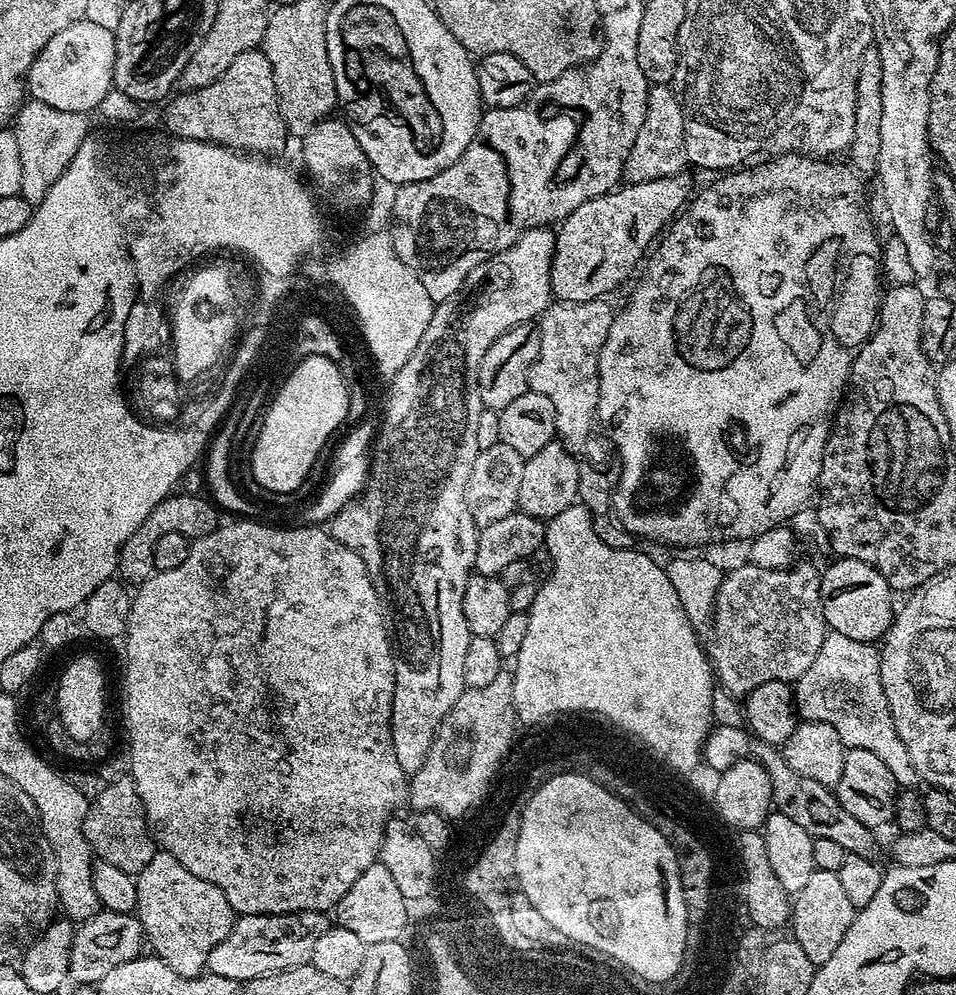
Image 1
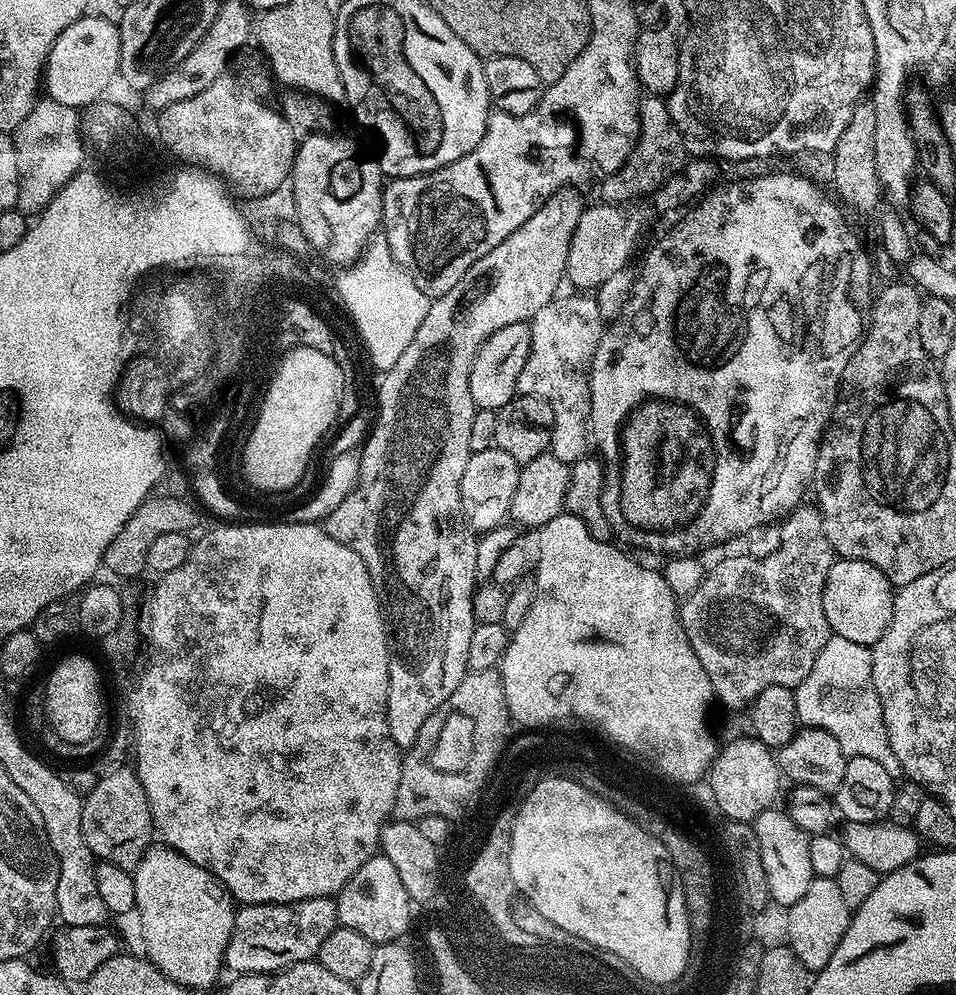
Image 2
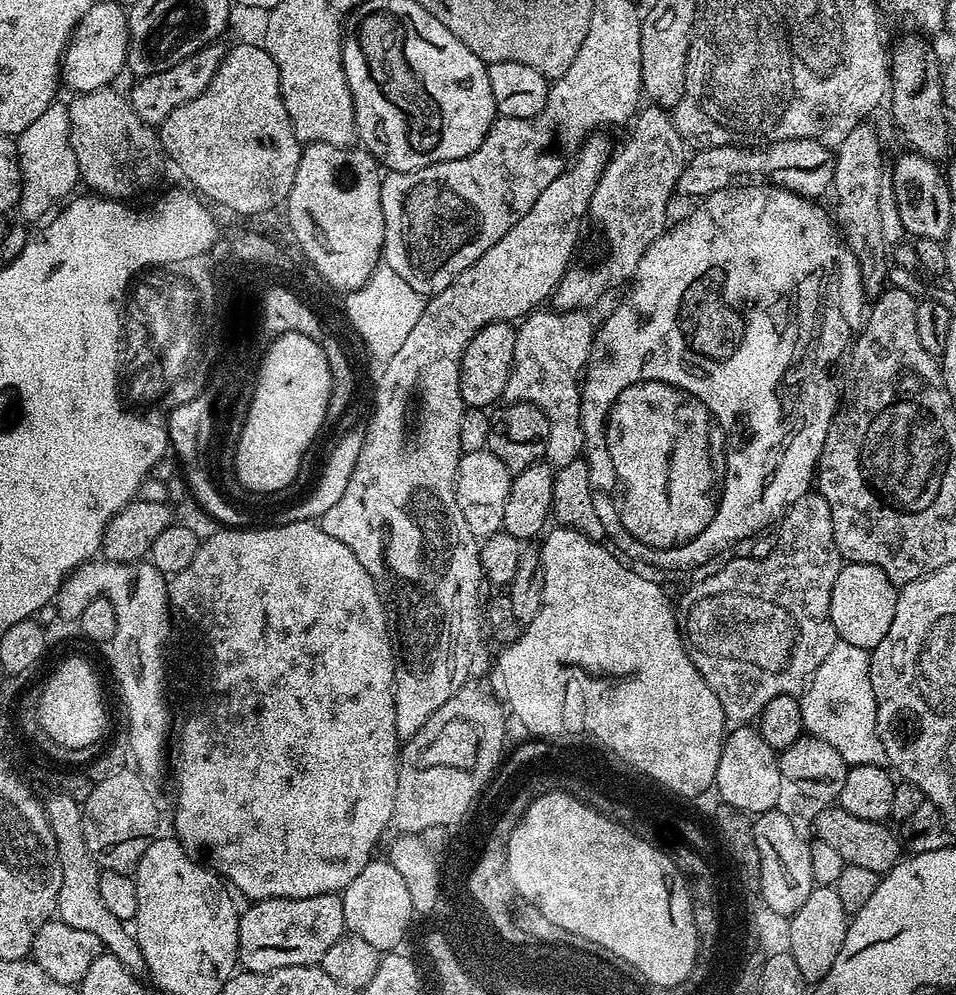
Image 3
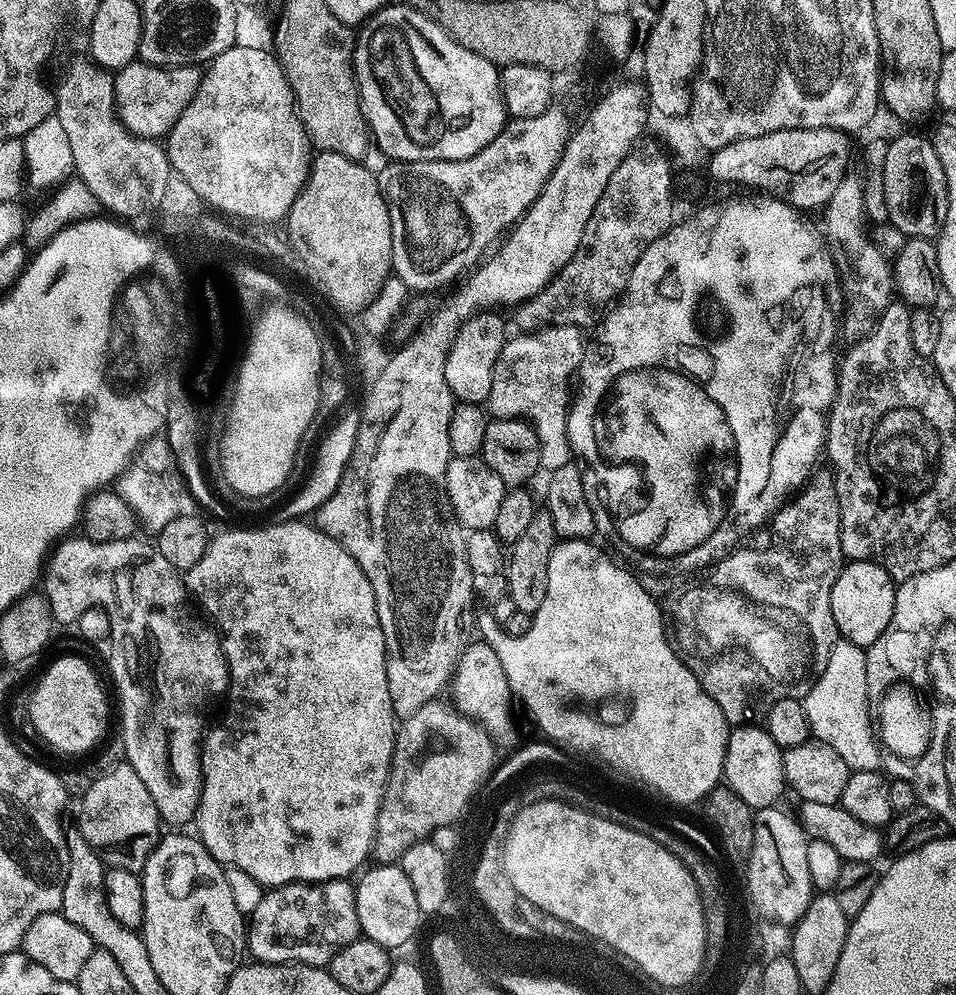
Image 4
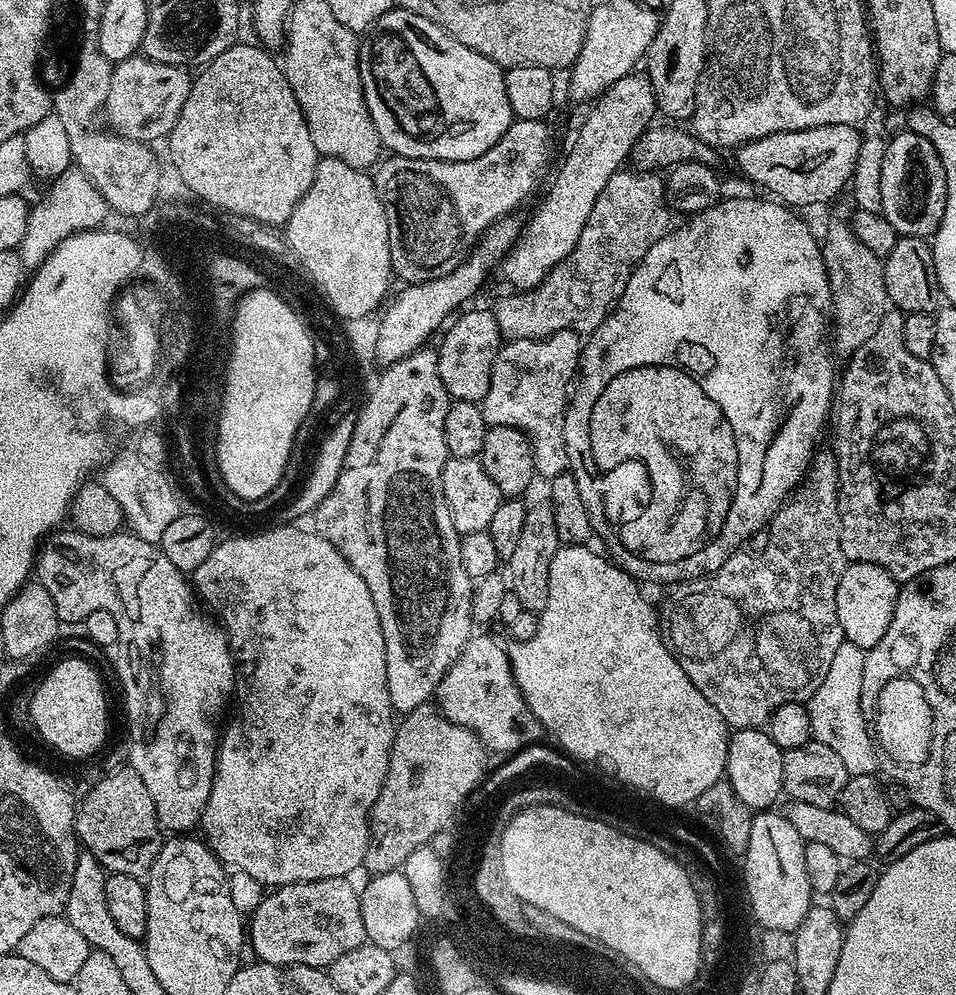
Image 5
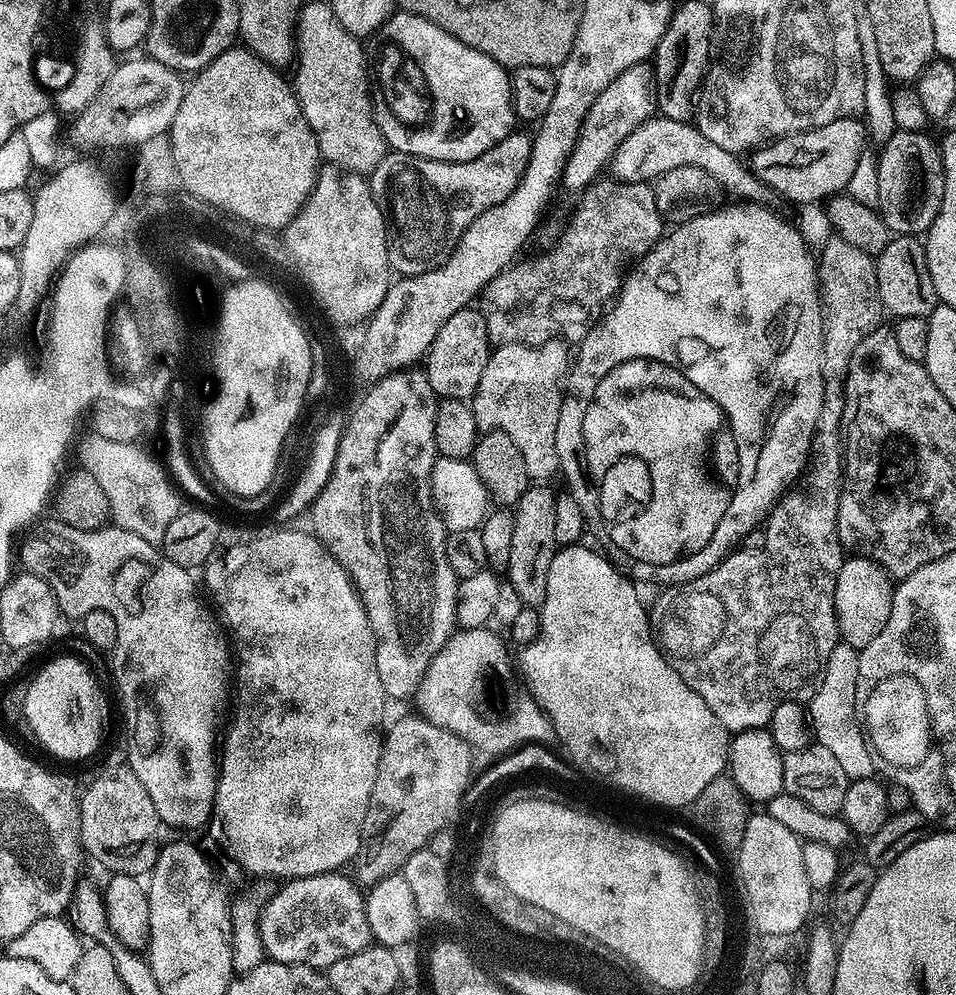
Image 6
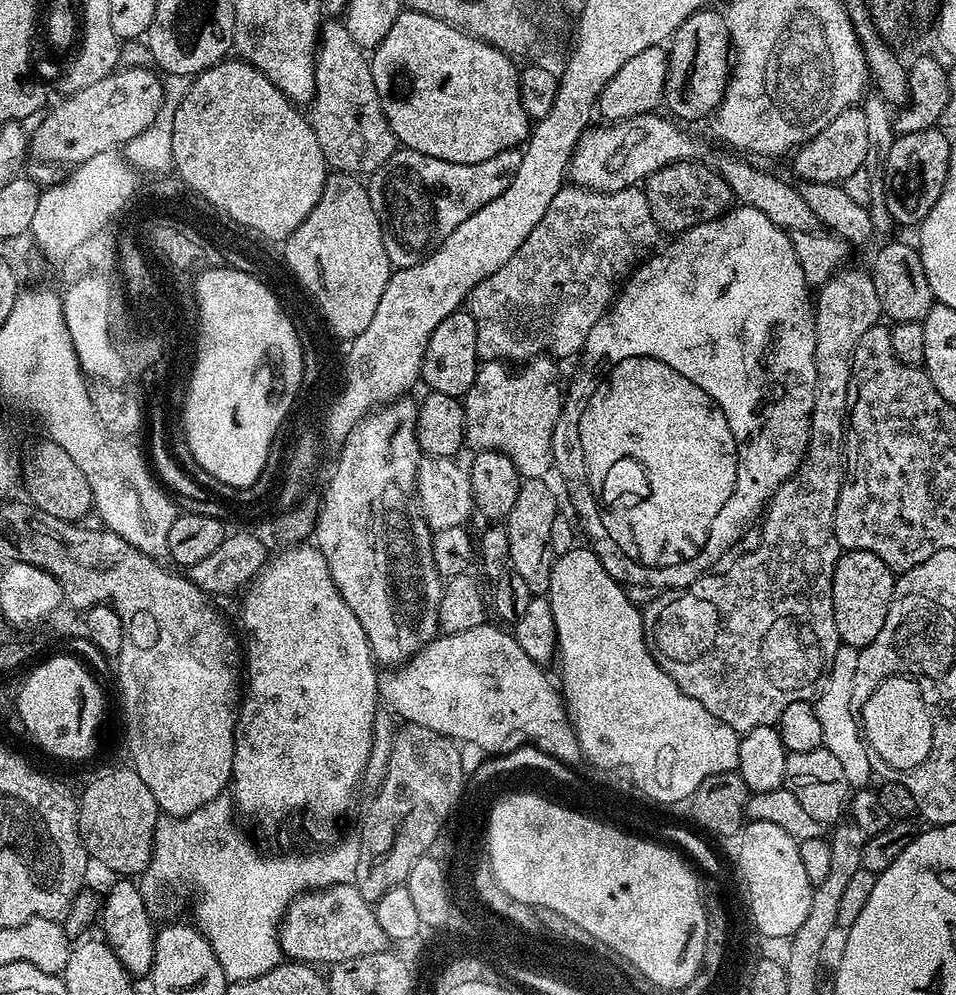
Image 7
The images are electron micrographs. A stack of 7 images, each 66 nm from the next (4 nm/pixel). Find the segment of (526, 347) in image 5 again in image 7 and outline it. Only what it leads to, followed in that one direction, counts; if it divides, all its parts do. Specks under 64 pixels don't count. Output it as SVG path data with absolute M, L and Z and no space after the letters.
M537 358L511 372L507 363L498 360L481 363L473 384L462 396L464 444L476 452L506 454L521 477L547 477L554 464L552 435L562 420L562 388L556 385L556 364L552 358Z

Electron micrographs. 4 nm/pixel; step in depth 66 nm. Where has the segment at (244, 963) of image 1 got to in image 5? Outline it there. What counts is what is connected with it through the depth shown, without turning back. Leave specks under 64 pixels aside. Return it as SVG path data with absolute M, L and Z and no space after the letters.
M335 876L307 880L301 884L281 884L256 908L250 920L250 946L256 950L255 959L266 964L305 964L311 968L327 969L334 958L342 958L350 950L358 950L368 940L362 922L360 892L352 889L351 879Z

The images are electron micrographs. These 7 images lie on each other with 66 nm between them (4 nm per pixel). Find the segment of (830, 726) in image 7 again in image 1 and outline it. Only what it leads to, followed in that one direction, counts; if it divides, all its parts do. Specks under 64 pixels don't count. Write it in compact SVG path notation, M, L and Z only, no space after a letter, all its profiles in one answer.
M829 631L810 670L795 681L794 691L796 711L804 720L817 720L834 726L845 749L857 748L878 754L878 759L888 767L890 774L894 774L901 789L917 787L914 762L910 762L910 754L902 738L898 738L898 730L886 702L886 690L882 690L880 650L875 643L858 642L854 638L846 638L846 634Z

